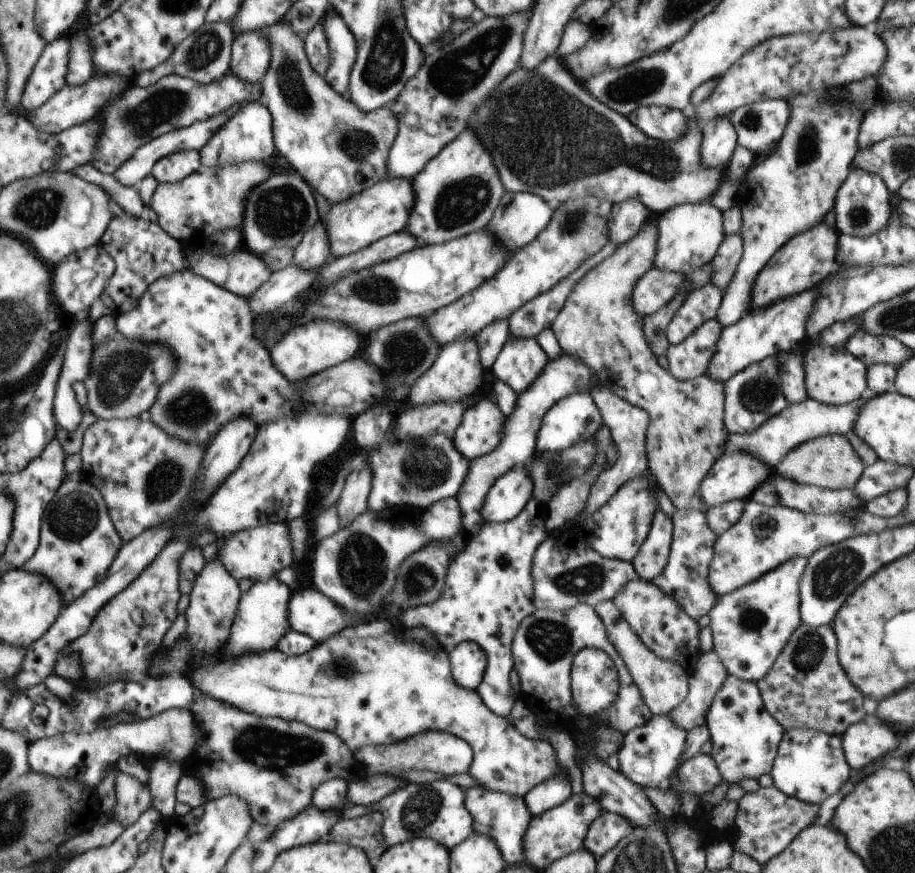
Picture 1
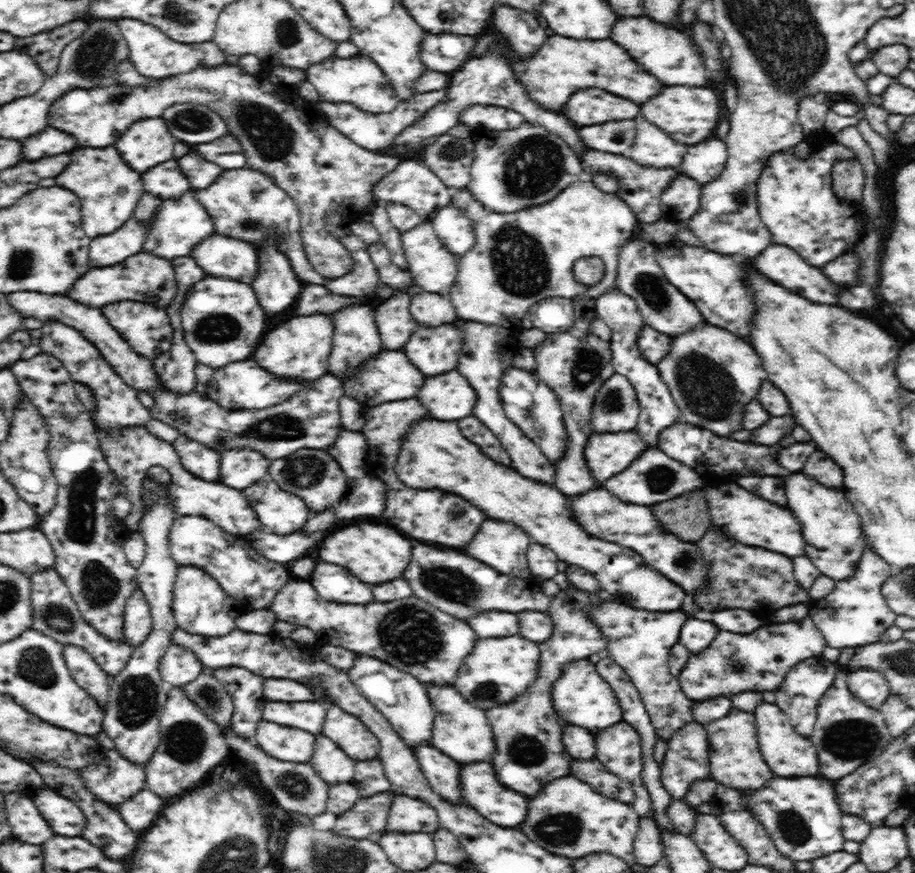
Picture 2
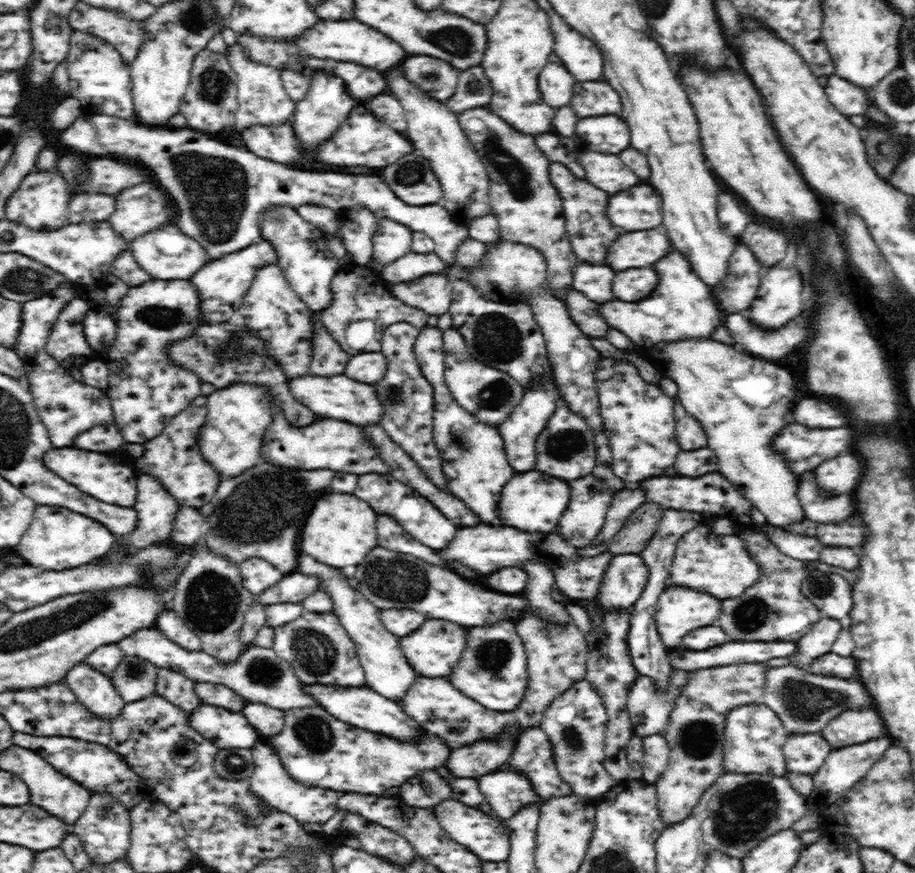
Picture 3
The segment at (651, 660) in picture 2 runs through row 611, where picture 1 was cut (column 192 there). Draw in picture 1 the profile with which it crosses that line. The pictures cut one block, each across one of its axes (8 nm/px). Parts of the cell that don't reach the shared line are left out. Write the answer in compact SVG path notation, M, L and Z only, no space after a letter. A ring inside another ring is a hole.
M220 559L207 562L207 566L204 567L202 574L199 575L198 582L194 584L194 590L191 591L189 596L189 605L185 611L186 617L186 634L185 639L200 644L200 660L204 660L204 670L200 668L200 672L196 672L196 676L192 676L192 682L208 696L220 696L220 700L228 700L228 704L240 704L240 708L248 708L248 712L260 712L262 716L278 716L282 720L288 720L288 722L302 722L314 730L322 730L322 732L332 732L336 734L340 740L344 740L350 748L350 752L354 753L354 750L360 750L364 746L388 746L388 744L396 744L396 742L402 742L410 736L416 736L416 734L422 734L422 732L428 732L428 730L442 730L442 732L450 732L458 738L462 738L473 750L473 762L470 764L470 776L476 780L476 784L484 790L493 790L494 792L501 792L502 794L510 794L510 796L520 796L524 798L532 788L554 778L556 774L566 774L568 776L568 782L570 781L570 774L558 766L556 762L556 752L554 748L547 741L532 740L523 736L512 726L512 722L508 720L509 718L504 718L503 716L498 716L491 712L489 708L486 708L486 704L477 690L468 690L468 688L462 688L454 682L452 678L452 672L450 668L449 653L444 649L440 648L428 648L420 642L410 642L410 640L400 640L400 638L394 637L394 634L387 632L382 634L382 636L372 636L372 638L362 638L362 637L347 637L344 633L336 634L336 636L331 636L328 640L324 642L317 643L312 650L301 654L300 656L288 656L284 654L278 648L272 648L268 652L260 652L256 656L244 656L244 654L238 654L242 658L236 658L236 660L222 660L218 656L220 648L224 650L224 646L230 642L230 627L234 624L235 616L238 614L239 603L242 601L242 594L238 588L238 581L228 572L228 569L220 562Z

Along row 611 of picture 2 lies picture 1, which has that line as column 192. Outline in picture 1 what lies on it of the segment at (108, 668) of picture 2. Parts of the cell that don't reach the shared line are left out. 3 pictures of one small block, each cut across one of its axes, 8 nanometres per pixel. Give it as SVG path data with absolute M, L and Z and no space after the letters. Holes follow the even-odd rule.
M207 20L202 27L194 34L184 39L182 43L172 52L172 55L166 62L152 68L151 71L144 71L133 81L133 85L138 87L147 87L158 82L165 76L181 76L196 80L198 84L210 84L220 80L229 73L229 64L231 61L231 44L234 40L234 28L225 22L213 22L210 24Z

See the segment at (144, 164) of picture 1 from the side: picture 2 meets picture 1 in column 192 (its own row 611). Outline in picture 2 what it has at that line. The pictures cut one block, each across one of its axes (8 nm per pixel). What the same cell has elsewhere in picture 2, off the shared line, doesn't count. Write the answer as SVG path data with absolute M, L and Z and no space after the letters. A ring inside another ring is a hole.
M136 588L124 607L124 641L136 647L152 633L152 613L145 594Z

